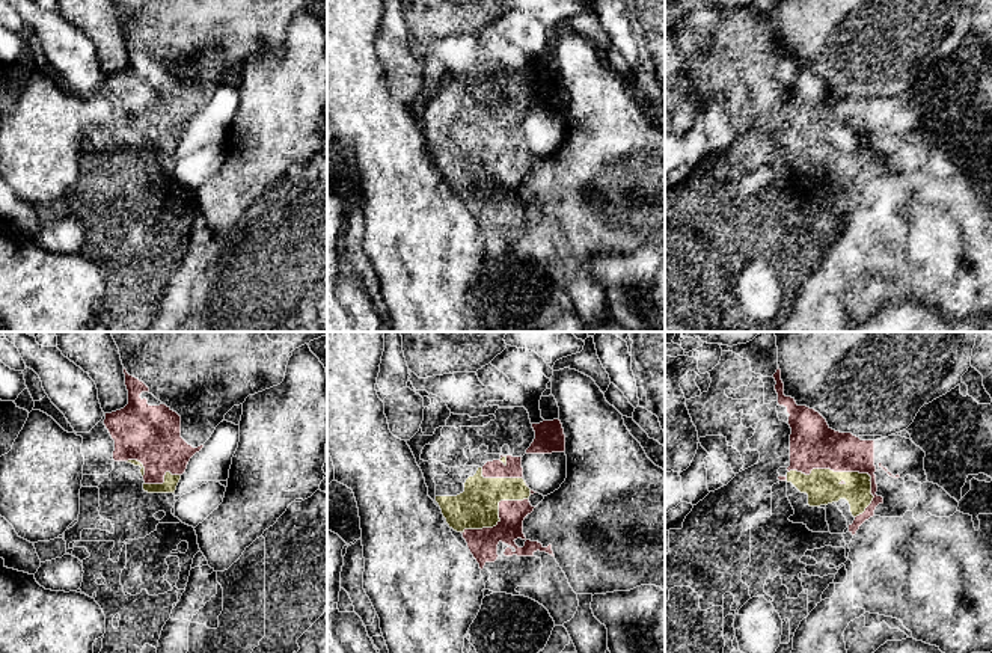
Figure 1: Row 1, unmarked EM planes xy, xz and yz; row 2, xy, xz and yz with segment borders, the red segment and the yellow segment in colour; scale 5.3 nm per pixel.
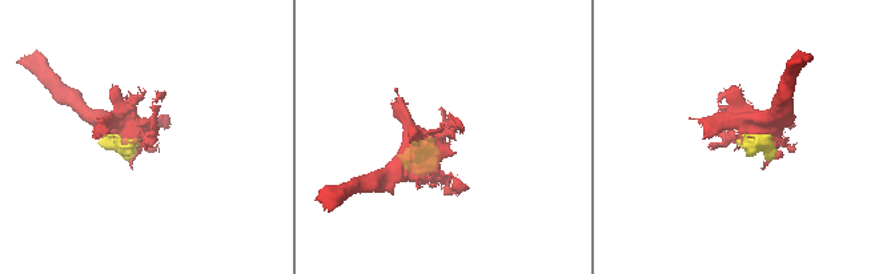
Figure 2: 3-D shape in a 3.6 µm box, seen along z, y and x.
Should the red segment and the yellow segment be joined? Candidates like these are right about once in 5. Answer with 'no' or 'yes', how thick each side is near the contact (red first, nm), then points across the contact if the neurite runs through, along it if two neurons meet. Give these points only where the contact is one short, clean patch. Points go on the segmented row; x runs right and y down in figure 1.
no; 260 nm thick on the red side, 190 nm on the other

